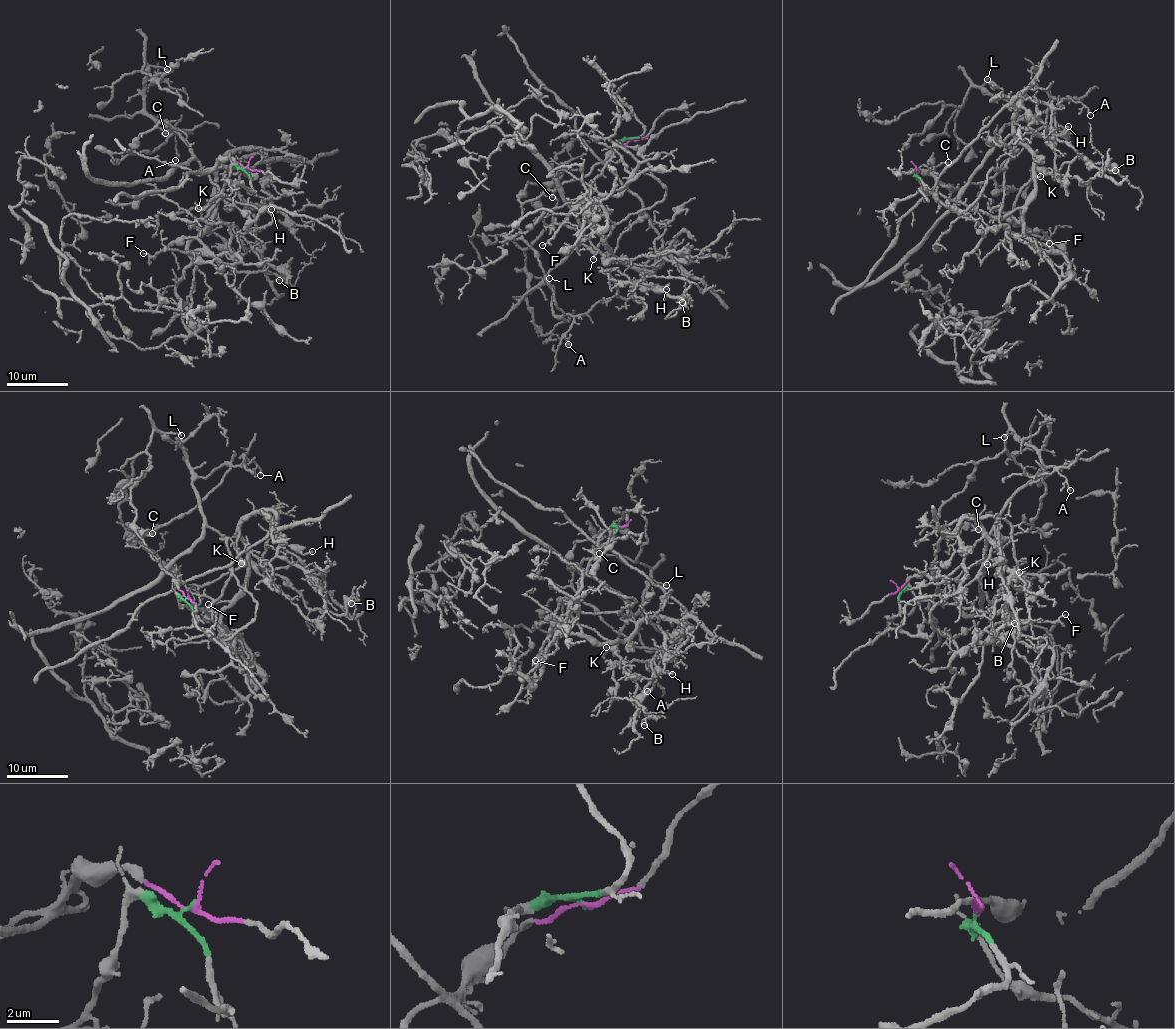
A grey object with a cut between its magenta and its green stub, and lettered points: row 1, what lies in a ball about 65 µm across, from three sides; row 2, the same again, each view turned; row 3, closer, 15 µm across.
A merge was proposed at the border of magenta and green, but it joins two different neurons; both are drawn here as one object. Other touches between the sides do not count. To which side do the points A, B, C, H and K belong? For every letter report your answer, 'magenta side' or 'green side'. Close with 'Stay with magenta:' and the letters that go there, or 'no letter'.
A: magenta side
B: green side
C: magenta side
H: green side
K: green side
Stay with magenta: A, C

